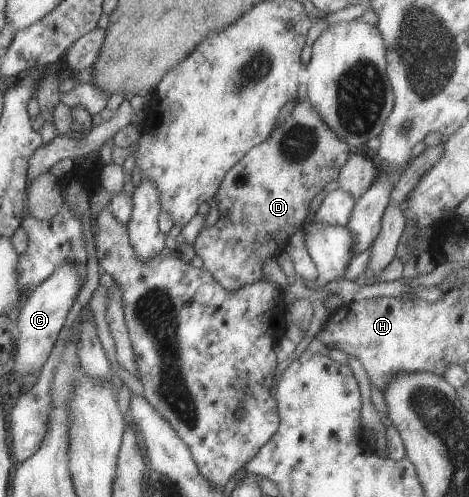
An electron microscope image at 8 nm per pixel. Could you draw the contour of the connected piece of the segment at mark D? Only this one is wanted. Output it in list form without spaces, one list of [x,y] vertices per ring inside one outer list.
[[[307,99],[297,102],[292,111],[283,117],[283,121],[269,132],[268,138],[259,143],[259,145],[249,149],[249,151],[247,151],[247,153],[245,153],[245,155],[243,155],[243,157],[241,157],[241,159],[239,159],[239,161],[237,161],[223,176],[214,195],[218,209],[217,221],[215,221],[213,225],[201,229],[199,233],[197,233],[197,237],[195,237],[192,245],[197,257],[201,258],[202,267],[205,268],[205,271],[210,273],[211,277],[227,291],[235,291],[235,289],[239,289],[239,287],[251,285],[251,283],[255,283],[255,281],[259,281],[259,279],[264,279],[263,271],[261,271],[261,263],[263,263],[267,257],[276,257],[286,247],[289,236],[302,228],[303,223],[309,219],[311,214],[309,210],[311,199],[313,199],[313,197],[317,195],[317,191],[321,191],[329,181],[338,178],[339,170],[342,165],[345,164],[345,161],[347,161],[350,153],[351,151],[348,145],[336,139],[335,133],[332,133],[331,129],[323,123],[323,119],[315,113],[313,105],[311,105]]]

